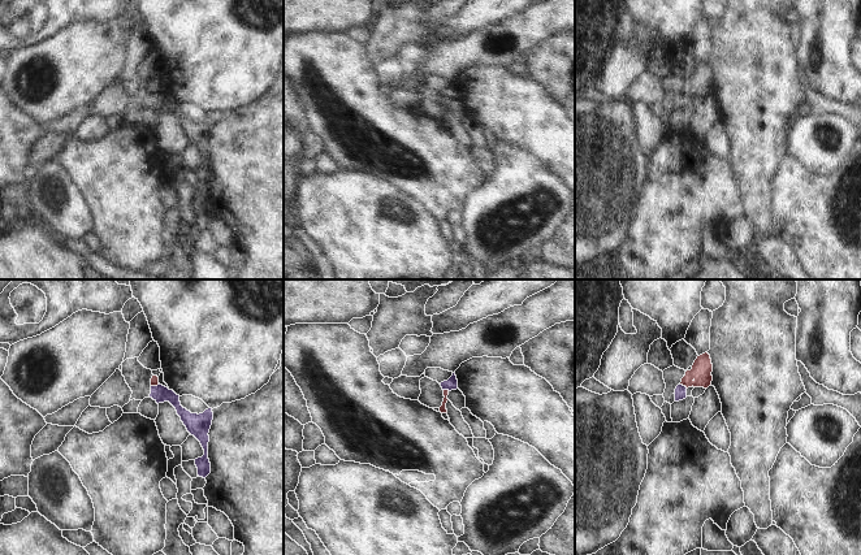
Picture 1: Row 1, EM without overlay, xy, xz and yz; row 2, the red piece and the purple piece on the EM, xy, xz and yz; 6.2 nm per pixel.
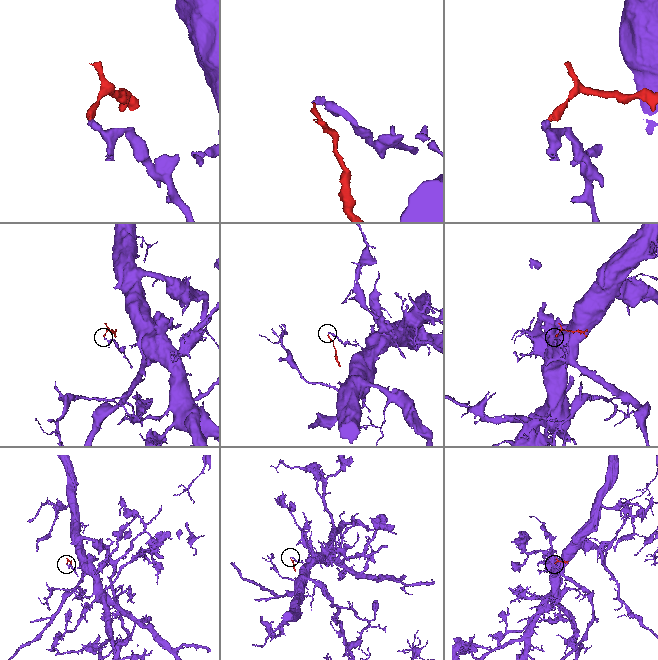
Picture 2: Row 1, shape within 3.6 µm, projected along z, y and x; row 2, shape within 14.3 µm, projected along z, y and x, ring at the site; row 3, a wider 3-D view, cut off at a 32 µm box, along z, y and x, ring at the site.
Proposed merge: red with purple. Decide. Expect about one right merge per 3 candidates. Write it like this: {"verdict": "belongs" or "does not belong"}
{"verdict": "does not belong"}

